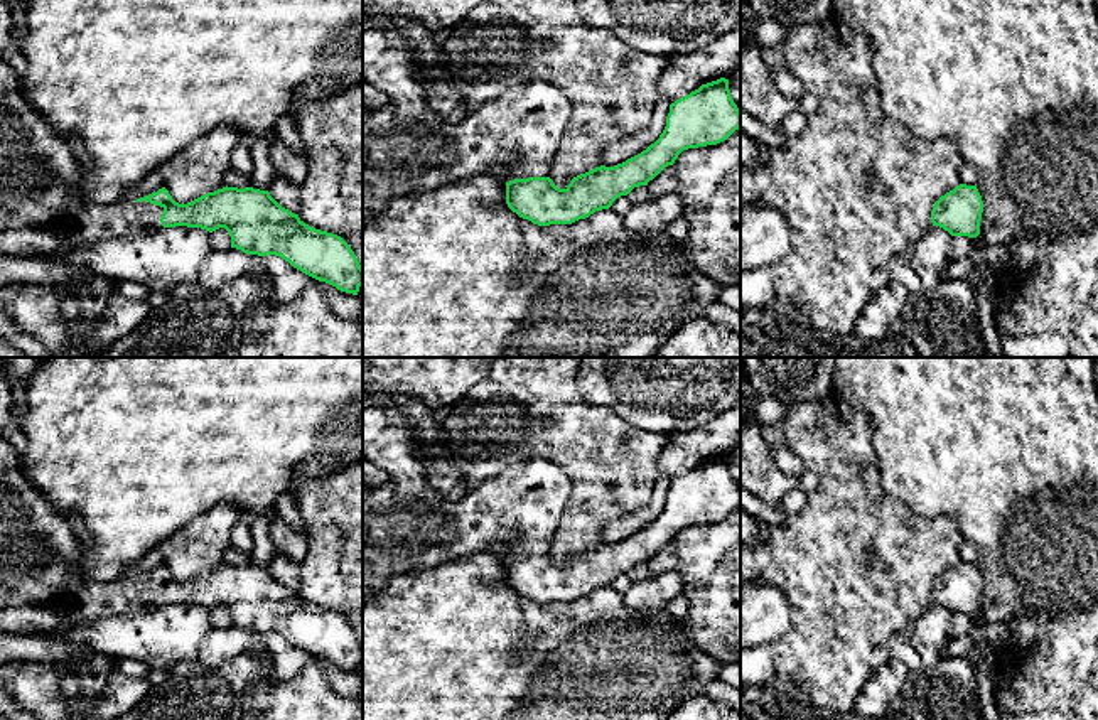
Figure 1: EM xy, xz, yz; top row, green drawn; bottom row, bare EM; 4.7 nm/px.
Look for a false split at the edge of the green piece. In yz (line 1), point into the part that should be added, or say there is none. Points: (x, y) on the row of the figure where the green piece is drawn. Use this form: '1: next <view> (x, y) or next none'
1: next none

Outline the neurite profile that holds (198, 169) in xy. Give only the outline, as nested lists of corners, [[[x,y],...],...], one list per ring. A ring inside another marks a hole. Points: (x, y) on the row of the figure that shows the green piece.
[[[218,126],[201,137],[169,160],[155,172],[164,177],[165,189],[179,204],[226,187],[224,175],[231,170],[231,153],[241,135],[233,126]]]

